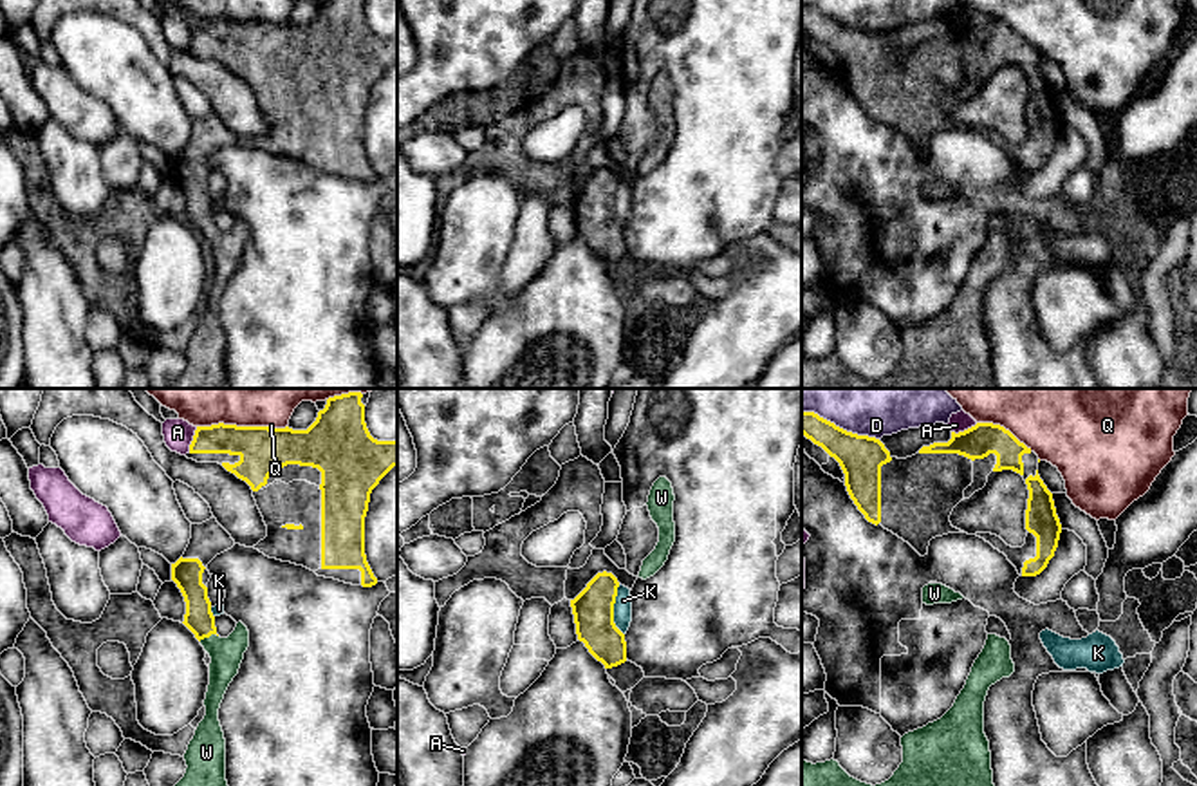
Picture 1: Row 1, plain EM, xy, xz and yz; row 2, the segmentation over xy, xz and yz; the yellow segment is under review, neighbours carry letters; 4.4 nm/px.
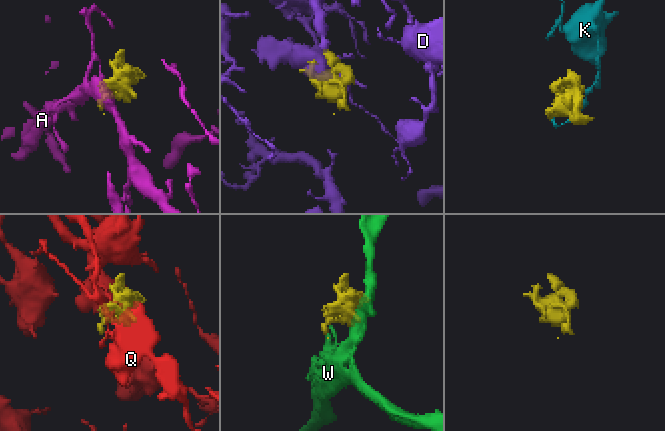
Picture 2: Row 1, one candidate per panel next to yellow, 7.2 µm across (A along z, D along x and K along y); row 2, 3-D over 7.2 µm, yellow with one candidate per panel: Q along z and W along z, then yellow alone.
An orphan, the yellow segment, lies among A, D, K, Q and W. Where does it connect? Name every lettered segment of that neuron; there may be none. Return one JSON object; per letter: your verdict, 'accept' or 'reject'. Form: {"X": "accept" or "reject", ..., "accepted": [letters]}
{"A": "reject", "D": "reject", "K": "reject", "Q": "reject", "W": "accept", "accepted": ["W"]}

